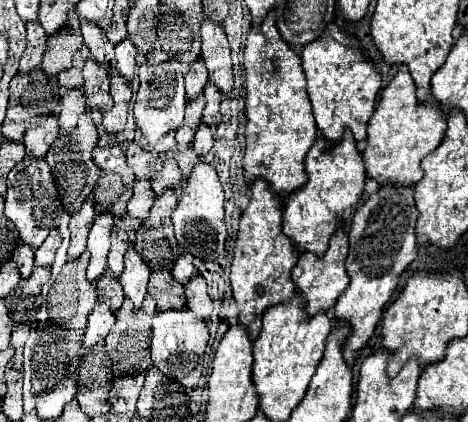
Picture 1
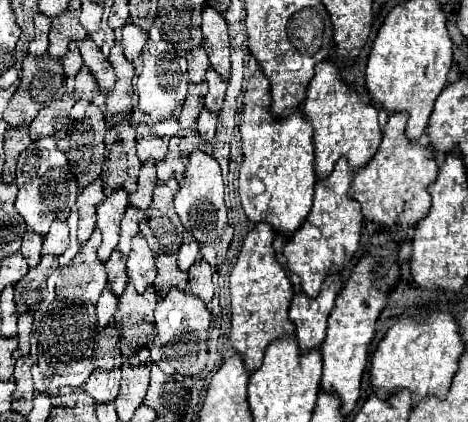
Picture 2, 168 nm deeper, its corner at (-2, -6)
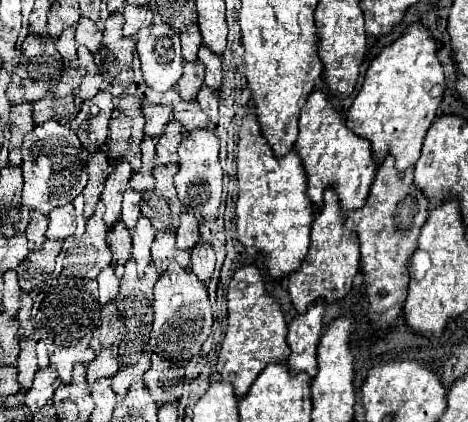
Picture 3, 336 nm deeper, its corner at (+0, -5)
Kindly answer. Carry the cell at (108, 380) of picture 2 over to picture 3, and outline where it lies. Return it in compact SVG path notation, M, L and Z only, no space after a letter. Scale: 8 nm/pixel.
M111 346L101 356L95 356L95 360L87 366L87 382L95 384L101 378L113 378L119 370L117 356L119 356L119 350L115 350L115 346Z

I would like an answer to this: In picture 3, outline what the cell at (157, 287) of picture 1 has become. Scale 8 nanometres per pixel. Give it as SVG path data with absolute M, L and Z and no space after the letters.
M157 232L153 248L151 248L151 258L159 270L167 270L169 262L179 262L179 266L183 266L183 268L189 266L189 252L179 250L175 246L173 232Z

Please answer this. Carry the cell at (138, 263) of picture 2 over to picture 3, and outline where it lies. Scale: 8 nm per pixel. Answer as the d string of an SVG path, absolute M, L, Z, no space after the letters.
M139 218L135 230L131 232L131 238L133 238L133 248L131 248L131 256L135 260L135 264L139 268L145 268L149 262L151 262L151 244L153 244L153 238L155 238L155 230L151 228L149 220L147 218Z

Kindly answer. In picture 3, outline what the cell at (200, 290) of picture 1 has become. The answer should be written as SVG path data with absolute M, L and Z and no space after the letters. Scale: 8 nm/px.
M199 240L195 244L195 248L191 250L191 272L201 282L207 282L213 274L213 268L215 268L215 252L213 252L211 244Z

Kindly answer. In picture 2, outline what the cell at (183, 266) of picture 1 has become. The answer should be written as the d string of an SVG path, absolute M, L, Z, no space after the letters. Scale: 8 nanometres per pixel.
M187 235L179 253L177 253L177 261L179 261L179 267L183 271L187 271L191 267L193 261L197 261L197 255L199 255L199 243L193 239L193 235Z

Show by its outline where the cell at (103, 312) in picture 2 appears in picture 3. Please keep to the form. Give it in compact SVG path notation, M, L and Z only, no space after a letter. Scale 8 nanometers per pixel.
M107 268L107 270L103 270L103 274L99 274L97 282L99 283L98 300L104 306L117 297L120 280L117 280L117 276L115 276L115 272L111 268Z

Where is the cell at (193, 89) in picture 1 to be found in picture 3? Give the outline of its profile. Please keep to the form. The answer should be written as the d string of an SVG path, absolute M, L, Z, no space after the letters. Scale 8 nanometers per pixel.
M191 24L181 32L181 46L183 46L183 58L187 62L195 62L197 52L201 48L201 34L199 34L197 24Z

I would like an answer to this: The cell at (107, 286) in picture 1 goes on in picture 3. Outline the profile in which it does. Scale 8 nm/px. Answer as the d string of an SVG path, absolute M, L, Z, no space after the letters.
M117 222L115 230L107 234L107 246L111 248L113 254L113 268L121 268L125 266L125 262L129 260L129 250L131 250L131 234L129 230L123 226L123 222Z

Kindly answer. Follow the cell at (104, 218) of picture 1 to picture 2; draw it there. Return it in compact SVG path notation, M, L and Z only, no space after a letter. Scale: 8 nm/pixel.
M117 189L105 201L101 201L97 205L97 227L103 233L103 241L99 247L101 261L107 261L119 243L119 225L121 225L125 209L129 205L127 197L129 195L123 189Z

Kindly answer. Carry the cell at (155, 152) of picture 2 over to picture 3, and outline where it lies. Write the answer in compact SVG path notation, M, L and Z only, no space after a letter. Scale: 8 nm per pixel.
M143 102L143 112L145 112L145 118L147 118L145 134L151 136L151 138L159 136L163 132L163 126L173 118L173 108L169 104L159 108L159 104Z

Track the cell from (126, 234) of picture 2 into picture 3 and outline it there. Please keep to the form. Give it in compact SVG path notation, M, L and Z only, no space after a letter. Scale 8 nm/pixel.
M129 196L129 204L123 204L123 212L121 212L121 222L127 226L127 230L133 230L137 220L139 220L139 200L141 196Z

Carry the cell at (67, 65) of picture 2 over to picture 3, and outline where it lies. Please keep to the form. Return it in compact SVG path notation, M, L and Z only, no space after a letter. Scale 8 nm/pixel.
M73 28L63 30L63 34L57 40L57 50L61 52L62 58L67 62L72 62L77 58L77 44L73 38Z

